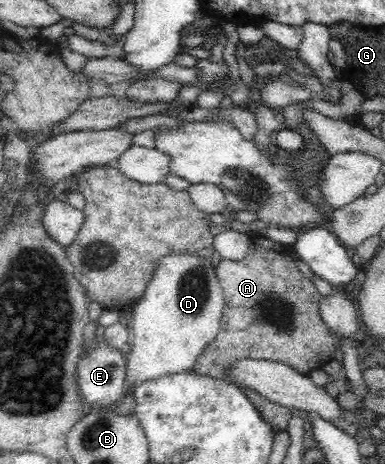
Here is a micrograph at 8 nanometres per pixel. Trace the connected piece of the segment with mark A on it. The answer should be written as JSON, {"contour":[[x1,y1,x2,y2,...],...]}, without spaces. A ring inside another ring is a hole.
{"contour":[[253,234,250,236,249,254,245,258,239,262,217,259,216,263,216,277,224,294,224,309,217,335,207,344,206,350,197,356,193,372,226,381,223,375,225,364,253,358,283,362,298,373,309,375,311,371,321,369,334,359,334,340,319,312,322,296,309,275,296,265,288,246]]}

